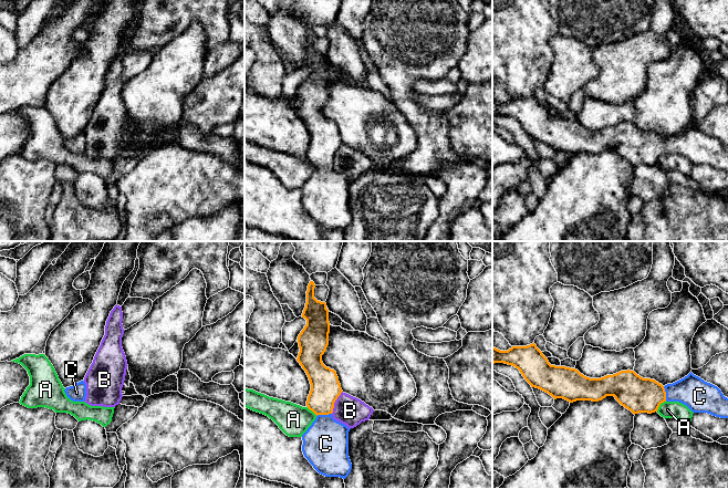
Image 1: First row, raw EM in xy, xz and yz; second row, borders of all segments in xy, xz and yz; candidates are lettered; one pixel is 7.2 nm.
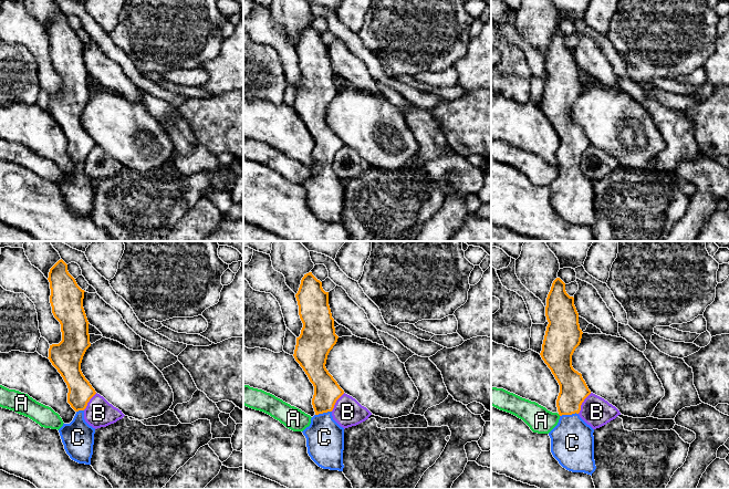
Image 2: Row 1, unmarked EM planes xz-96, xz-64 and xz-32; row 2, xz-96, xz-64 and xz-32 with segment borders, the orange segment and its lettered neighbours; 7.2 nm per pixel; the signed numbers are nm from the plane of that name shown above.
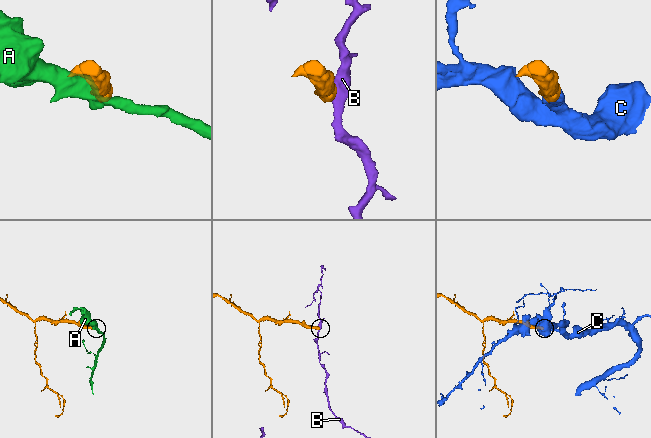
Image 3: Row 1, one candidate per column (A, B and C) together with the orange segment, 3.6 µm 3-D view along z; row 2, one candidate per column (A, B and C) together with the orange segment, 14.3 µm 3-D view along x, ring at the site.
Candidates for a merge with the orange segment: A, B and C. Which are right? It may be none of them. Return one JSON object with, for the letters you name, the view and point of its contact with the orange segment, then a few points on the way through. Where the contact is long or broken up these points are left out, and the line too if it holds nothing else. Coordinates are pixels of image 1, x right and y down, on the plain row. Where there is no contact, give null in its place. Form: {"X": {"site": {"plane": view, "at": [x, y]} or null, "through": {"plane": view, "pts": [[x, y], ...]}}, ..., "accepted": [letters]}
{"C": {"site": {"plane": "xz", "at": [323, 166]}, "through": {"plane": "xz", "pts": [[325, 141], [323, 145], [323, 166], [325, 196]]}}, "accepted": ["C"]}

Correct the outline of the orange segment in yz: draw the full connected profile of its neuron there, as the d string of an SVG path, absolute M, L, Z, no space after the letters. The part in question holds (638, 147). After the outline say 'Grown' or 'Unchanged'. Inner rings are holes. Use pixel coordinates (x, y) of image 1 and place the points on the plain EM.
M534 95L527 98L512 98L508 103L500 103L492 98L492 116L495 115L514 118L531 139L548 145L554 152L563 150L570 155L576 153L599 154L606 148L614 148L622 158L634 167L638 165L655 165L664 154L679 154L693 165L707 165L716 169L728 170L728 150L724 148L717 138L705 134L691 124L684 131L665 138L655 132L643 131L630 122L601 131L590 131L575 121L551 117Z. Grown

